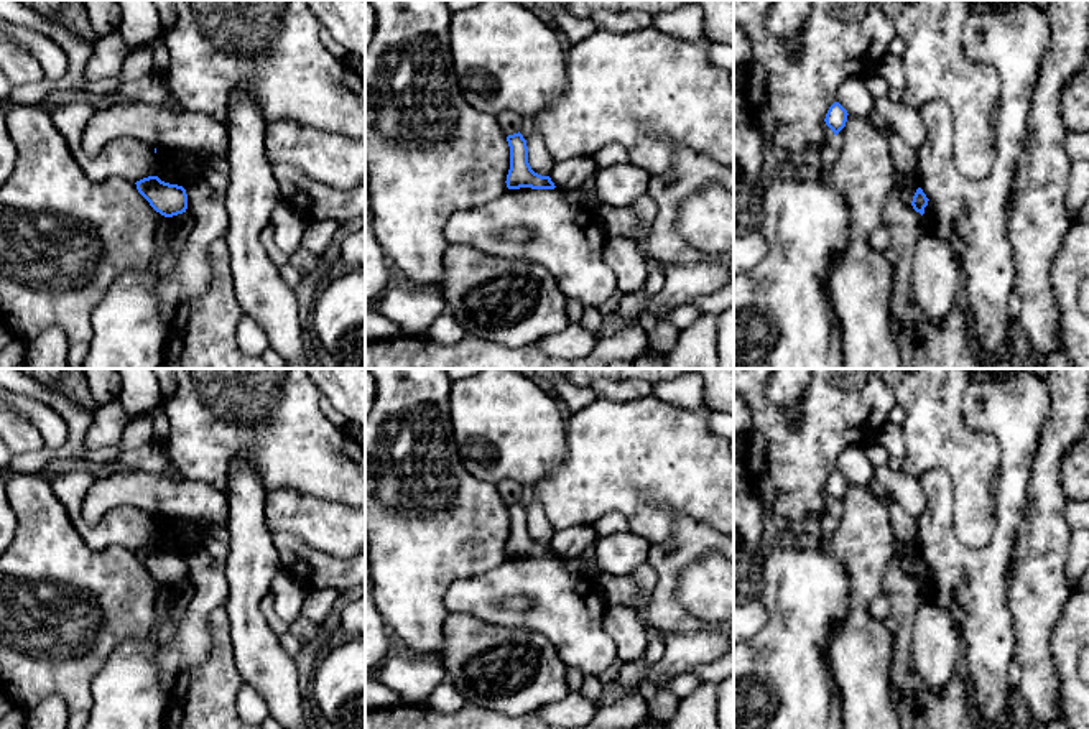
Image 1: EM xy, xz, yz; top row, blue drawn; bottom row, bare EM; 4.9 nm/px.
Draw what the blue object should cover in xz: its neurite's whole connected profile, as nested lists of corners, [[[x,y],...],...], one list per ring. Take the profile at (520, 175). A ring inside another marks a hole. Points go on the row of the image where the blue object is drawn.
[[[520,132],[508,135],[507,142],[510,146],[510,169],[505,181],[508,189],[520,189],[520,188],[554,189],[556,188],[549,176],[541,176],[531,169],[528,163],[526,140]]]

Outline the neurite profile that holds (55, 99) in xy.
[[[66,91],[66,92],[53,92],[48,95],[44,107],[58,107],[69,102],[84,102],[92,109],[102,104],[109,105],[125,105],[125,100],[117,95],[102,95],[97,92],[79,92],[79,91]]]

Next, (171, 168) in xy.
[[[156,146],[158,173],[156,176],[169,184],[183,186],[192,174],[184,165],[183,153],[186,150]]]

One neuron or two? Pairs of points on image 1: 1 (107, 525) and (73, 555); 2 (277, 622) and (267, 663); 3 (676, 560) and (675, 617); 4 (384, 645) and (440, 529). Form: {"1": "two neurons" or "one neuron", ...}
{"1": "two neurons", "2": "two neurons", "3": "one neuron", "4": "two neurons"}

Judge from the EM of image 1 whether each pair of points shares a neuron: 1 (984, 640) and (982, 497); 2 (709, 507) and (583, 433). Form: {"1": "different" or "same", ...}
{"1": "different", "2": "same"}

